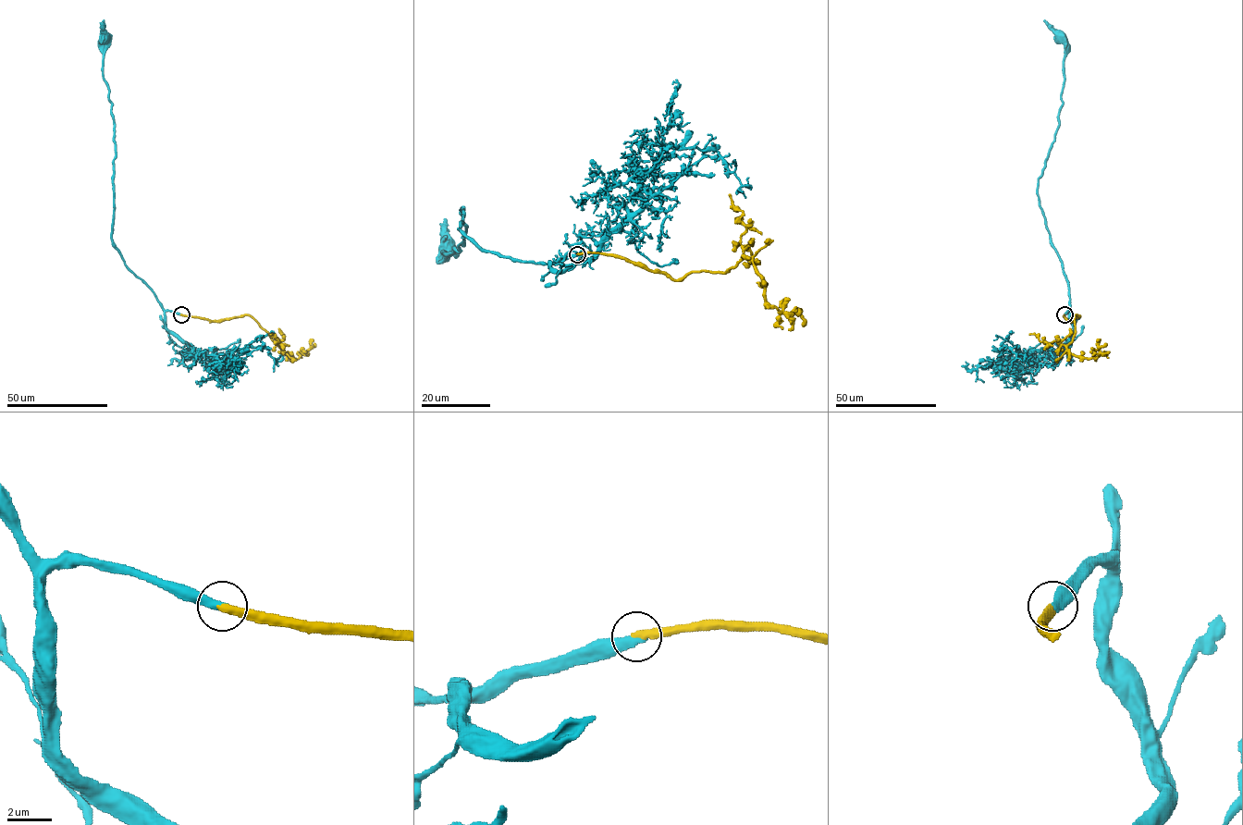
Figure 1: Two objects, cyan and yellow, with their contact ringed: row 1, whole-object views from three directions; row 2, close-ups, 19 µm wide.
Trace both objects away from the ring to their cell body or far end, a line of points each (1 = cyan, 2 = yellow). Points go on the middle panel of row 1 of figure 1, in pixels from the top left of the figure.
1: (577, 253), (537, 264), (484, 252), (459, 228), (462, 208), (463, 244), (459, 252), (446, 251)
2: (577, 253), (622, 257), (674, 279), (725, 272), (744, 258), (755, 265), (765, 301), (780, 312), (801, 308)

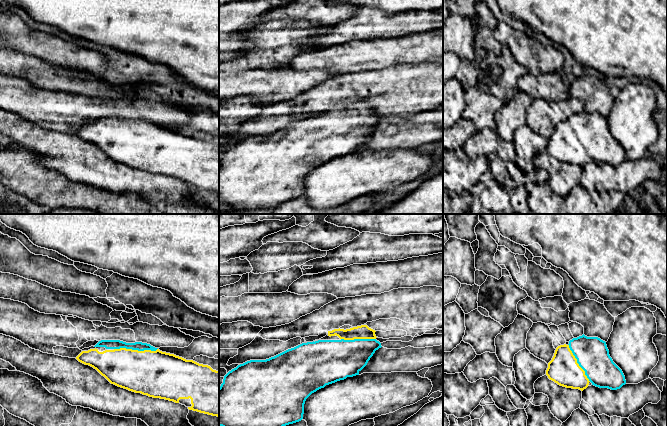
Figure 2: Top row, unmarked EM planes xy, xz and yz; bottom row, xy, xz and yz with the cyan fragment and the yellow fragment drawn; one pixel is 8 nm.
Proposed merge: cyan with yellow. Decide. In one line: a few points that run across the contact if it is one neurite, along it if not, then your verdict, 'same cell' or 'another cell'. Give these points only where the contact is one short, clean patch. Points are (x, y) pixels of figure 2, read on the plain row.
same cell

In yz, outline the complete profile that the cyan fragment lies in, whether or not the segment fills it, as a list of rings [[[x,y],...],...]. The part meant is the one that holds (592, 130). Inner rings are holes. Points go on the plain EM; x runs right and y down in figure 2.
[[[584,110],[569,117],[569,120],[556,124],[546,146],[548,154],[560,162],[583,167],[591,158],[599,164],[620,165],[626,160],[622,146],[609,131],[606,118],[598,113],[587,113]]]

